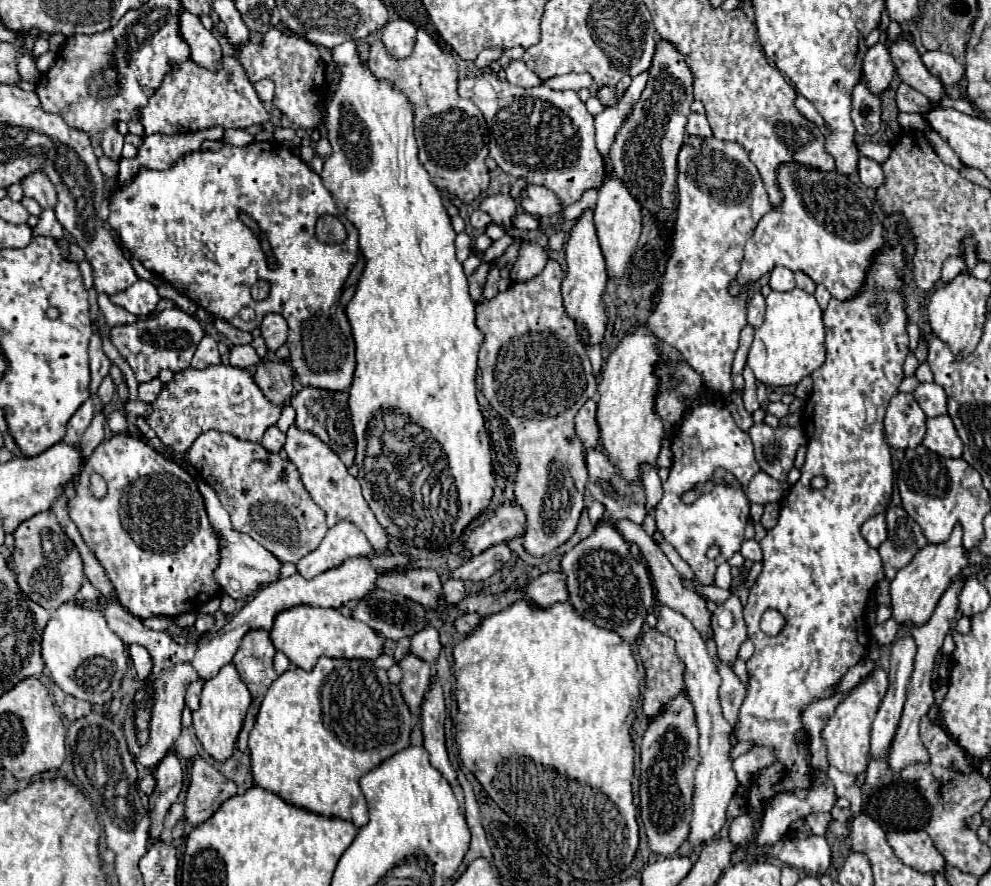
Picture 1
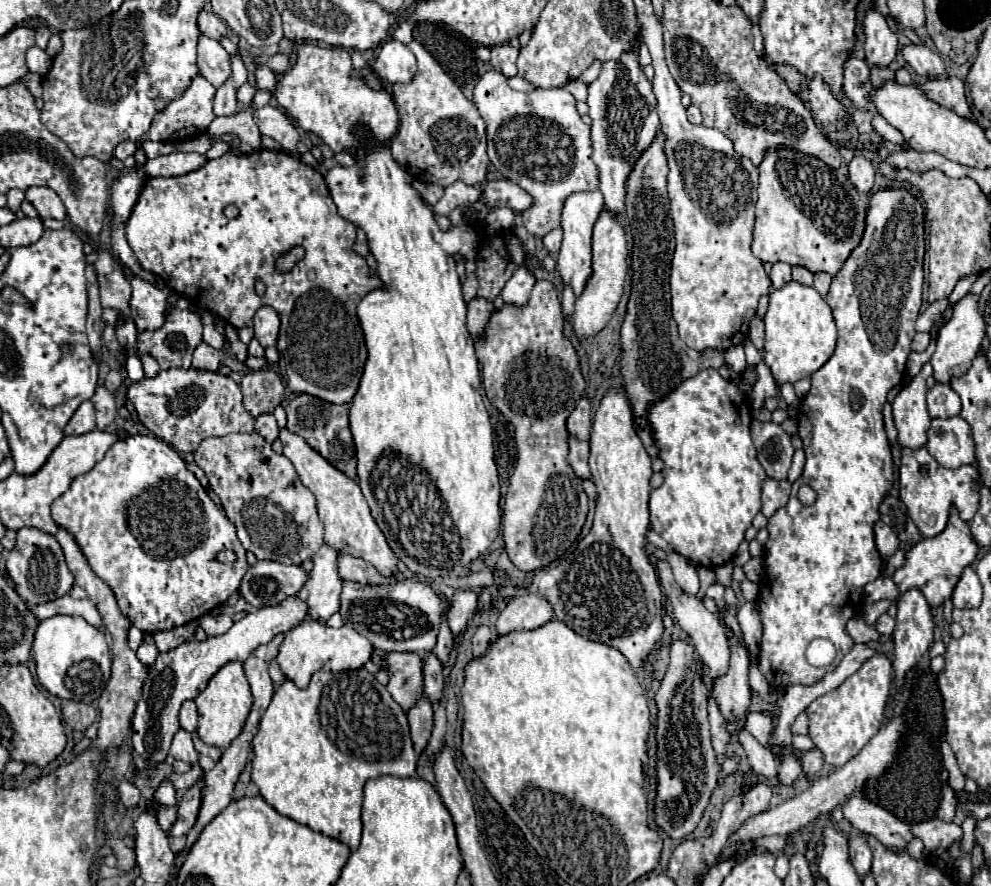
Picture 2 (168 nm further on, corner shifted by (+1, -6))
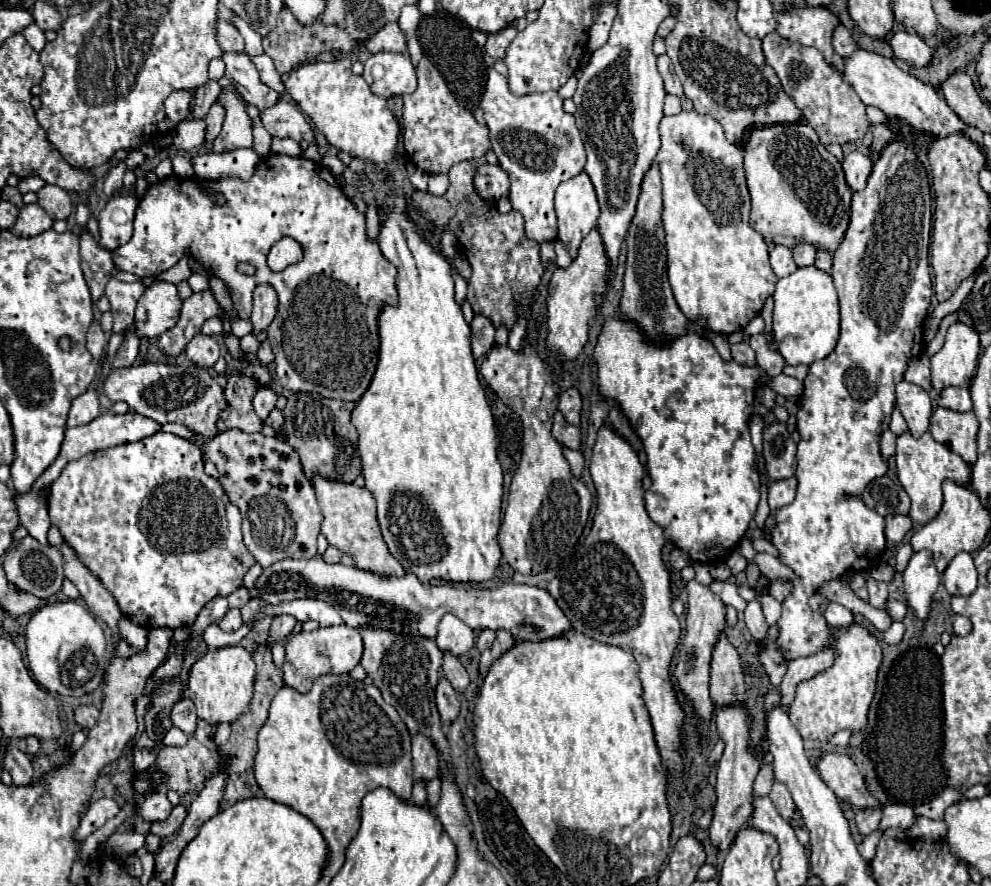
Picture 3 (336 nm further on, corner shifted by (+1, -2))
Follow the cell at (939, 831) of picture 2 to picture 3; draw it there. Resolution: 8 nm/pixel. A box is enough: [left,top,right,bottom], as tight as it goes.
[881,804,915,830]

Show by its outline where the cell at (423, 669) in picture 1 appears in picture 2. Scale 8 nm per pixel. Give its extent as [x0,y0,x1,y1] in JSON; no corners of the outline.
[407,696,433,754]

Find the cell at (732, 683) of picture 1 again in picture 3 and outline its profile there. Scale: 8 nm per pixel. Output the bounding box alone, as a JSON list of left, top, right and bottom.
[769,782,797,822]

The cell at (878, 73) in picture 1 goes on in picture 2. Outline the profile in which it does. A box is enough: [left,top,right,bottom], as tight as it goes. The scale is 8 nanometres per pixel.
[863,10,897,68]

